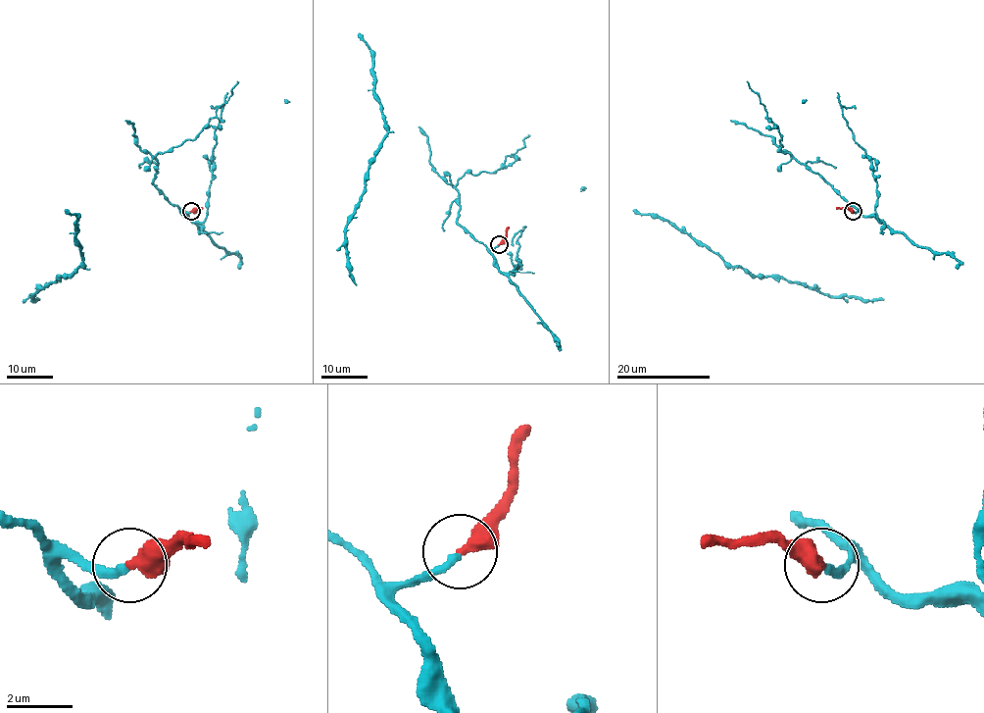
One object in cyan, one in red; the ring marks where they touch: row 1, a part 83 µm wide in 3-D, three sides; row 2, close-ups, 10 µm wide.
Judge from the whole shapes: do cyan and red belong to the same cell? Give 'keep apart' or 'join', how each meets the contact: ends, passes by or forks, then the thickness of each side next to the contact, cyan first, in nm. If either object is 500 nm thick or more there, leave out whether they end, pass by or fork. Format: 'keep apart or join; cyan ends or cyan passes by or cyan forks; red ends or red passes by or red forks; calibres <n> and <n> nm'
join; cyan ends; red ends; calibres 240 and 480 nm

